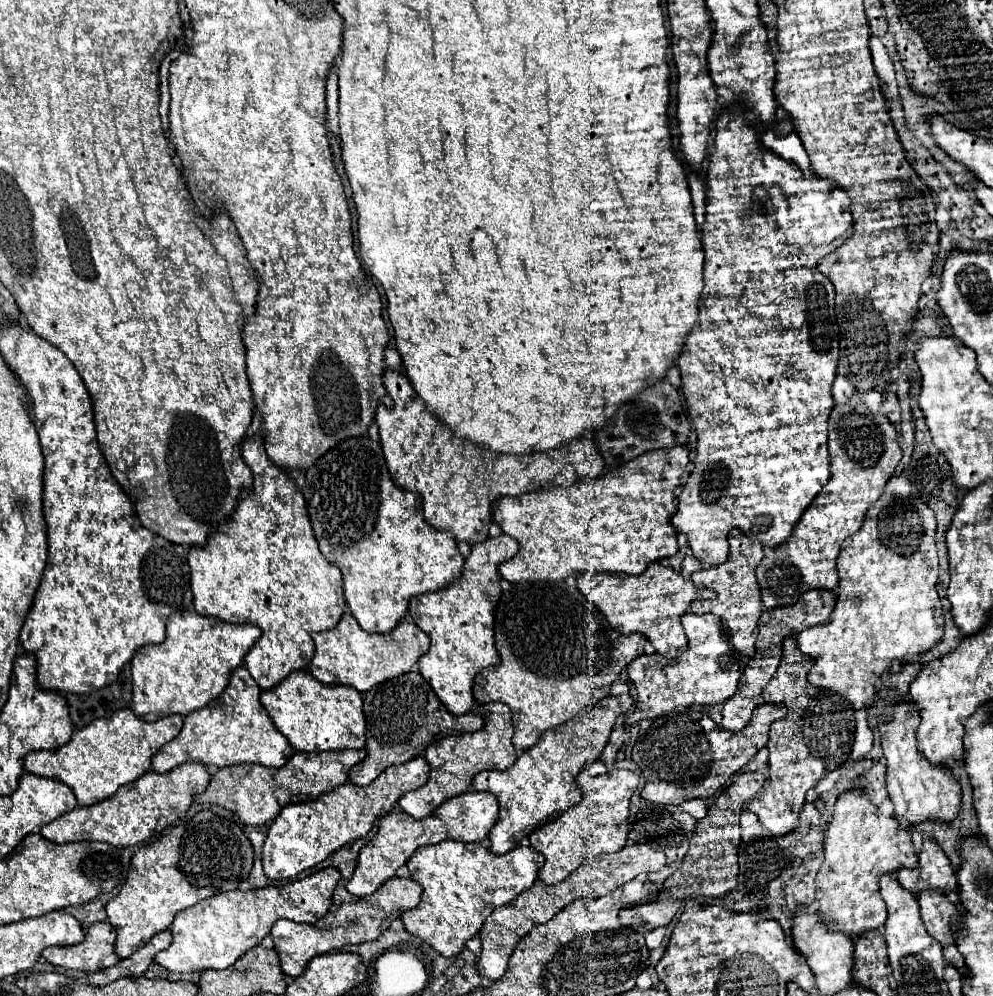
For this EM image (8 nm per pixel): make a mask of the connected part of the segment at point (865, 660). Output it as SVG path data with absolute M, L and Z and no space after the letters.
M887 492L867 510L865 522L859 532L849 536L837 558L837 604L829 622L805 628L797 636L797 646L803 654L813 656L815 664L807 674L807 680L821 688L831 688L839 696L847 698L855 710L873 704L877 680L891 668L893 660L911 662L921 652L937 644L943 636L943 608L937 594L939 560L935 548L937 518L933 510L917 498L897 498Z

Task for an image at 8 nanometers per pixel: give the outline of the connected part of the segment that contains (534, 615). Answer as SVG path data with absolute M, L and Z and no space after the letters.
M567 582L515 584L509 592L501 594L495 608L495 648L501 662L497 666L483 668L475 676L473 696L481 704L495 700L505 702L513 710L513 746L517 752L525 752L543 736L543 732L565 724L583 708L609 696L613 680L631 660L643 654L645 642L647 638L643 634L625 636L613 630L597 606L593 606L579 588L569 586Z

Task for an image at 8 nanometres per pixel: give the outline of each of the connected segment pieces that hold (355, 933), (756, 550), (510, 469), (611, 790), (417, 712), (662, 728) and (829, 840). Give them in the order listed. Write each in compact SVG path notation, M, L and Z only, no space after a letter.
M395 876L387 880L377 892L365 898L359 898L355 902L341 904L335 912L327 912L315 924L295 924L291 920L279 920L273 926L271 934L273 934L275 950L279 952L279 958L281 958L283 974L295 978L307 968L307 962L319 954L341 950L347 944L361 944L361 942L377 940L389 928L393 918L399 918L405 910L411 910L419 904L421 892L423 892L421 886L413 878Z
M731 530L729 532L729 558L719 564L719 566L711 566L707 570L699 570L699 572L709 572L703 574L703 584L711 590L715 590L717 598L715 600L695 600L691 604L691 612L695 614L715 614L721 618L721 622L729 628L731 632L731 640L733 646L745 654L745 656L753 656L755 654L755 638L757 638L757 620L761 616L761 592L755 580L755 568L763 558L763 544L757 538L749 538L745 536L741 530Z
M385 368L383 382L395 402L393 408L379 404L375 410L375 422L379 426L389 474L397 486L419 492L423 496L427 522L437 530L449 530L455 540L475 544L489 538L491 504L503 494L519 496L523 492L553 486L571 486L583 476L597 478L605 468L591 434L585 434L557 450L509 456L459 438L427 410L405 372Z
M609 770L593 778L579 776L583 790L581 802L529 834L529 844L545 856L545 864L539 870L539 878L545 884L559 884L589 858L601 852L617 852L625 846L629 834L629 798L637 784L639 776L631 770Z
M417 670L405 672L365 692L363 712L367 718L367 758L349 770L349 782L357 786L371 784L385 768L393 764L403 764L411 758L423 756L431 742L437 742L451 734L477 732L483 728L483 718L477 714L449 714L437 698L437 694L433 692L433 688Z
M761 704L753 710L749 724L739 732L725 732L715 724L707 712L667 714L655 718L653 724L641 732L633 746L633 762L645 776L641 796L657 804L681 804L691 798L711 798L735 772L739 772L759 748L767 744L771 722L783 718L785 706Z
M851 788L843 792L835 804L833 820L829 822L825 836L823 836L823 850L825 860L817 872L817 902L819 902L819 918L827 924L829 930L839 930L849 936L859 936L869 930L879 930L885 926L887 910L885 902L879 894L879 876L885 872L897 874L901 866L915 868L917 866L917 854L909 836L909 830L901 828L901 822L893 816L883 816L879 812L879 806L873 804L869 798L863 796L859 788Z

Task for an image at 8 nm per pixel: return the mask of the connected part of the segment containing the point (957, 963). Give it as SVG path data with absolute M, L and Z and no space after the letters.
M956 944L945 946L943 953L946 962L953 964L961 974L965 974L965 976L967 976L967 968L965 968L964 958L957 950Z

